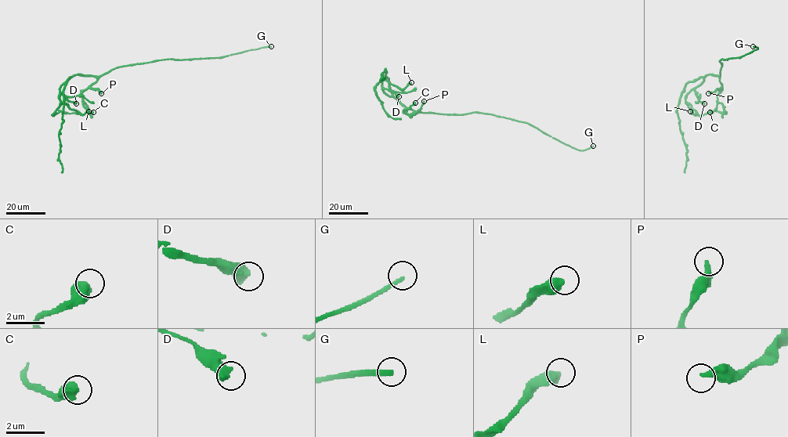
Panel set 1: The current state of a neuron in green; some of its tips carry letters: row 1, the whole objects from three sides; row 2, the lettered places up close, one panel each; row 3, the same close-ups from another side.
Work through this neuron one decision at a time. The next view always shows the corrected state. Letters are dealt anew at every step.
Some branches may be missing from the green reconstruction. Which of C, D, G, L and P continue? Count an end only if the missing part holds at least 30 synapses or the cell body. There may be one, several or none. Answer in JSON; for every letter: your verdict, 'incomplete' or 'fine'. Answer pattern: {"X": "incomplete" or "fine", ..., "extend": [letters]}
{"C": "fine", "D": "fine", "G": "incomplete", "L": "fine", "P": "fine", "extend": ["G"]}

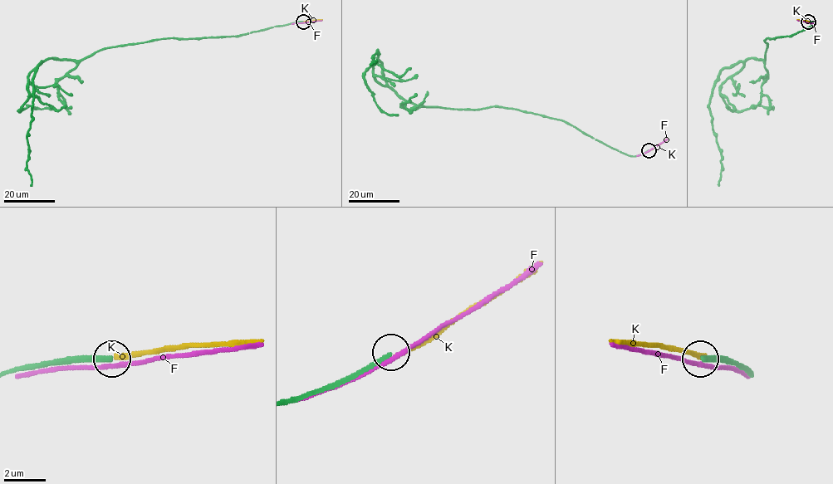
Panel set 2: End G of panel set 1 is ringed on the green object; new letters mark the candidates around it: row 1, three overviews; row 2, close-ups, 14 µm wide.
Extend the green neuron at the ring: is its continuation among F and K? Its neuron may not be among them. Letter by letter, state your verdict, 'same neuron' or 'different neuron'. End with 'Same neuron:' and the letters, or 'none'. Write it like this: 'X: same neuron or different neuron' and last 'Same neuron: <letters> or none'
F: different neuron
K: different neuron
Same neuron: none

